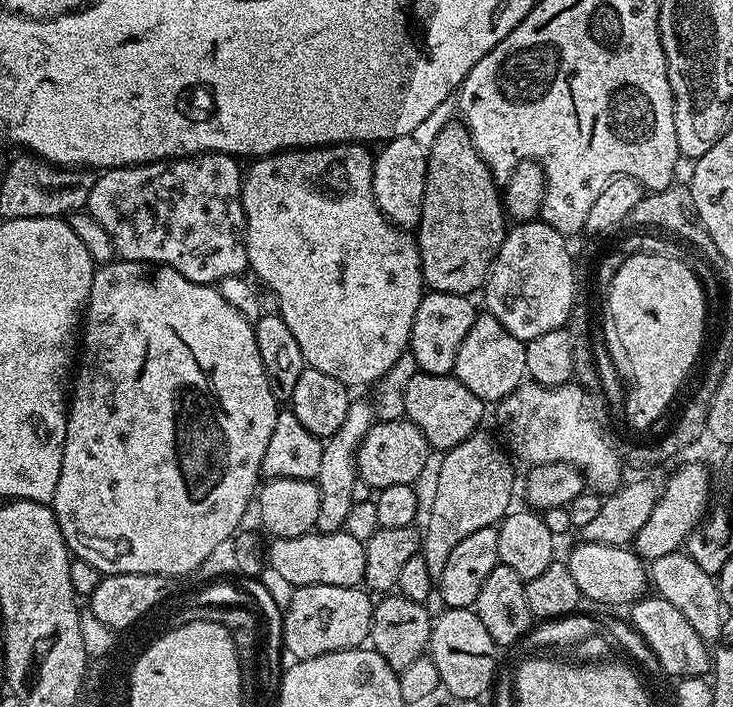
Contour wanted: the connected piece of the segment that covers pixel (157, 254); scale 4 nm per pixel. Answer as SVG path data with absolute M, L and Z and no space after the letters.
M202 152L198 156L178 156L167 160L155 160L149 164L131 164L125 168L109 168L101 171L93 179L92 188L88 191L86 211L98 222L98 226L102 226L102 230L106 230L106 234L110 234L112 244L123 259L159 264L178 270L178 274L190 278L190 282L215 285L222 278L243 276L249 271L248 251L244 245L244 207L242 206L244 181L242 179L242 164L241 168L240 164L241 161L237 157L228 156L225 152Z

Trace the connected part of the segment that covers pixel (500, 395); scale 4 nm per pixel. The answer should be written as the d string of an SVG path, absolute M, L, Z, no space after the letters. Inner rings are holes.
M487 314L477 315L474 326L470 326L470 334L466 334L462 346L458 346L455 378L485 405L495 405L505 400L519 384L525 383L528 371L524 345L525 341L514 338L514 334L510 334L510 330L506 330L498 318Z

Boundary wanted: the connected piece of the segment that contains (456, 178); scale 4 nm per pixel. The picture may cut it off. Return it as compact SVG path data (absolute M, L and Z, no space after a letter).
M451 122L445 125L438 138L434 138L434 142L427 149L427 156L425 196L421 204L418 231L414 236L420 250L420 269L425 285L433 292L449 292L459 296L479 293L488 279L488 271L492 269L494 258L504 241L506 213L501 189L488 171L486 162L478 154L463 123Z

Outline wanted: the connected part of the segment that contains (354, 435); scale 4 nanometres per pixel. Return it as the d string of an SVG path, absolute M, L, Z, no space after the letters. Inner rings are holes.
M353 399L346 410L346 422L342 422L342 426L338 426L338 430L333 436L324 440L322 467L318 469L315 479L316 484L320 488L318 522L316 523L315 531L341 531L346 522L346 514L350 514L352 505L355 504L353 487L358 477L356 451L362 442L362 438L366 438L366 434L378 420L377 409L369 401L368 404L364 400Z

